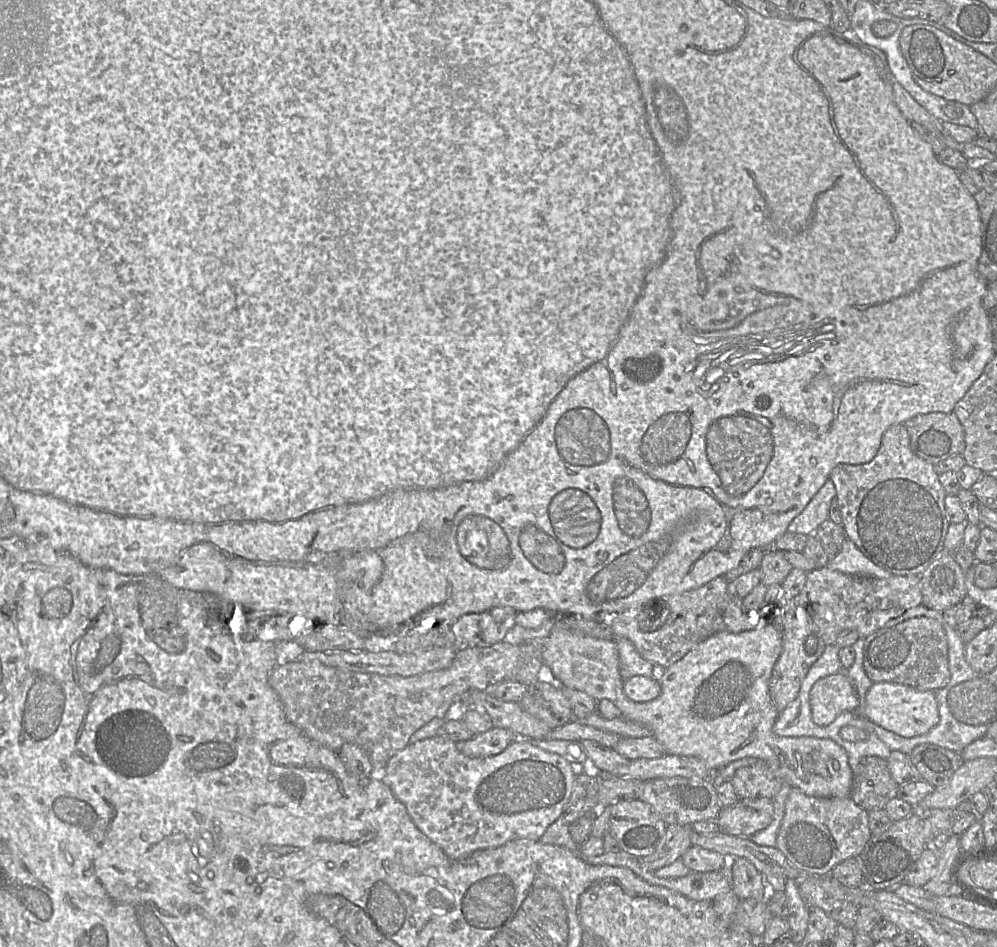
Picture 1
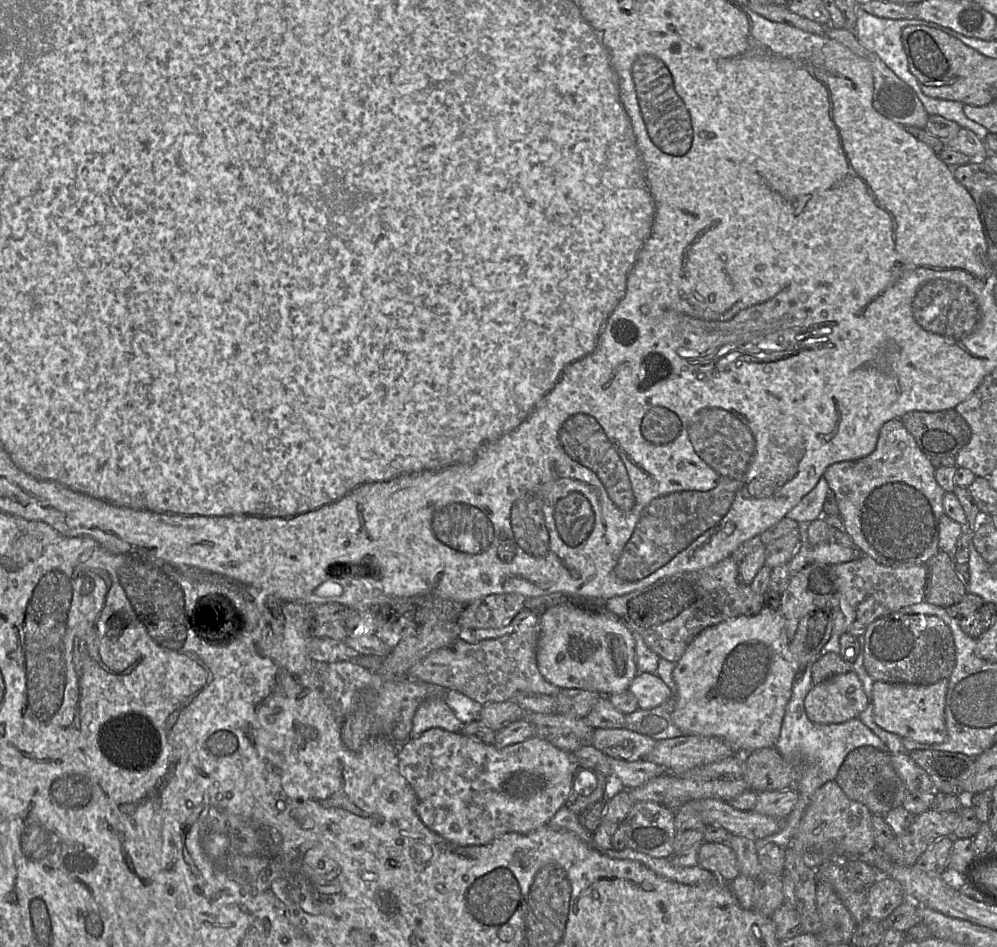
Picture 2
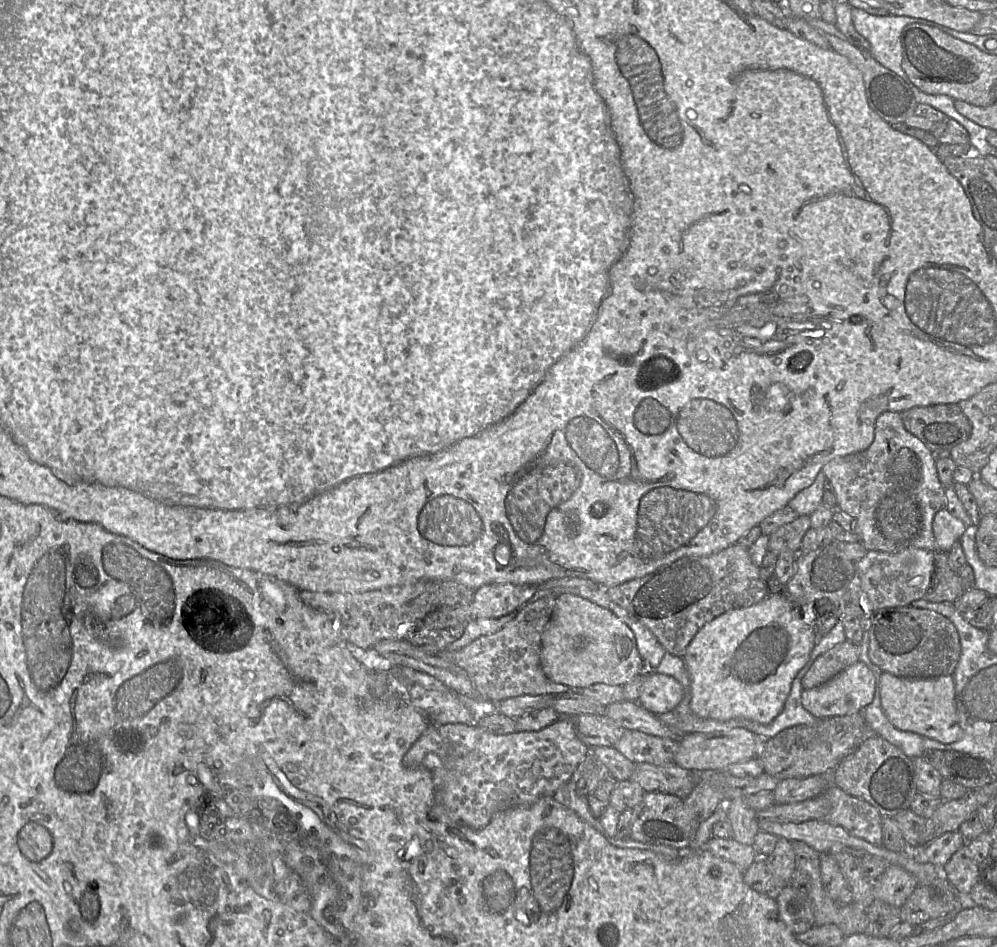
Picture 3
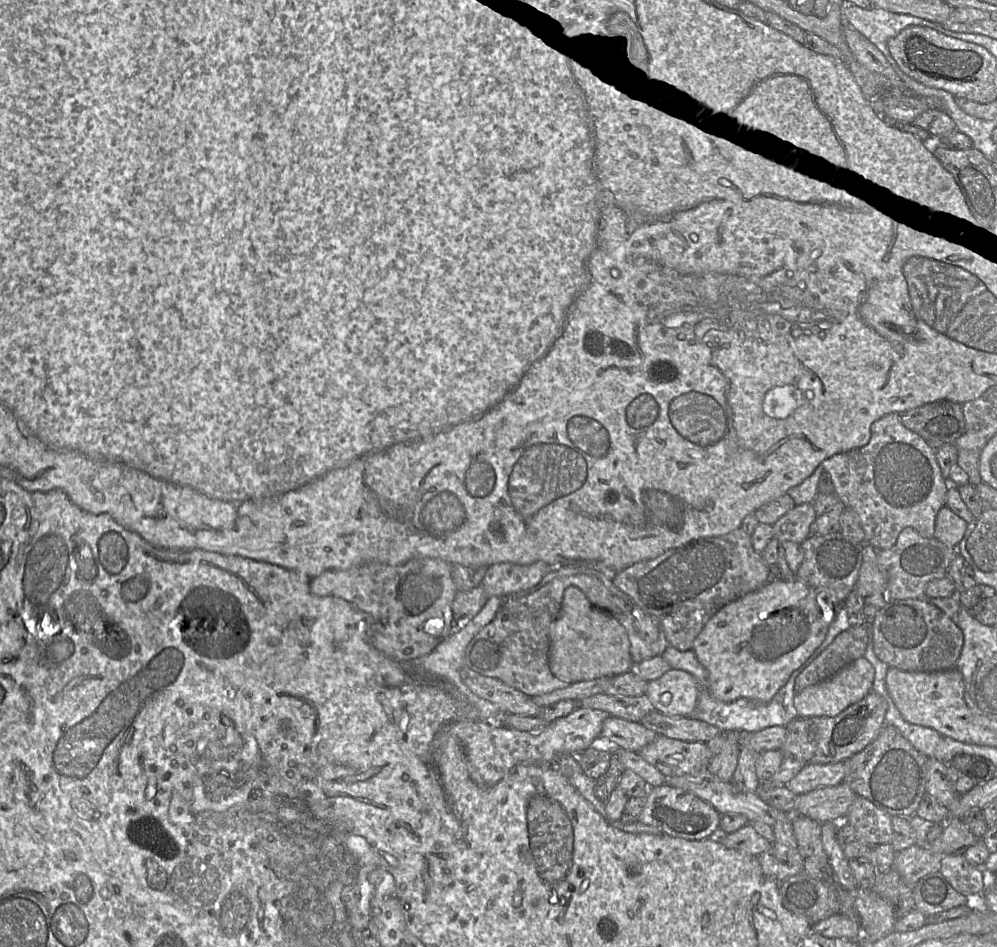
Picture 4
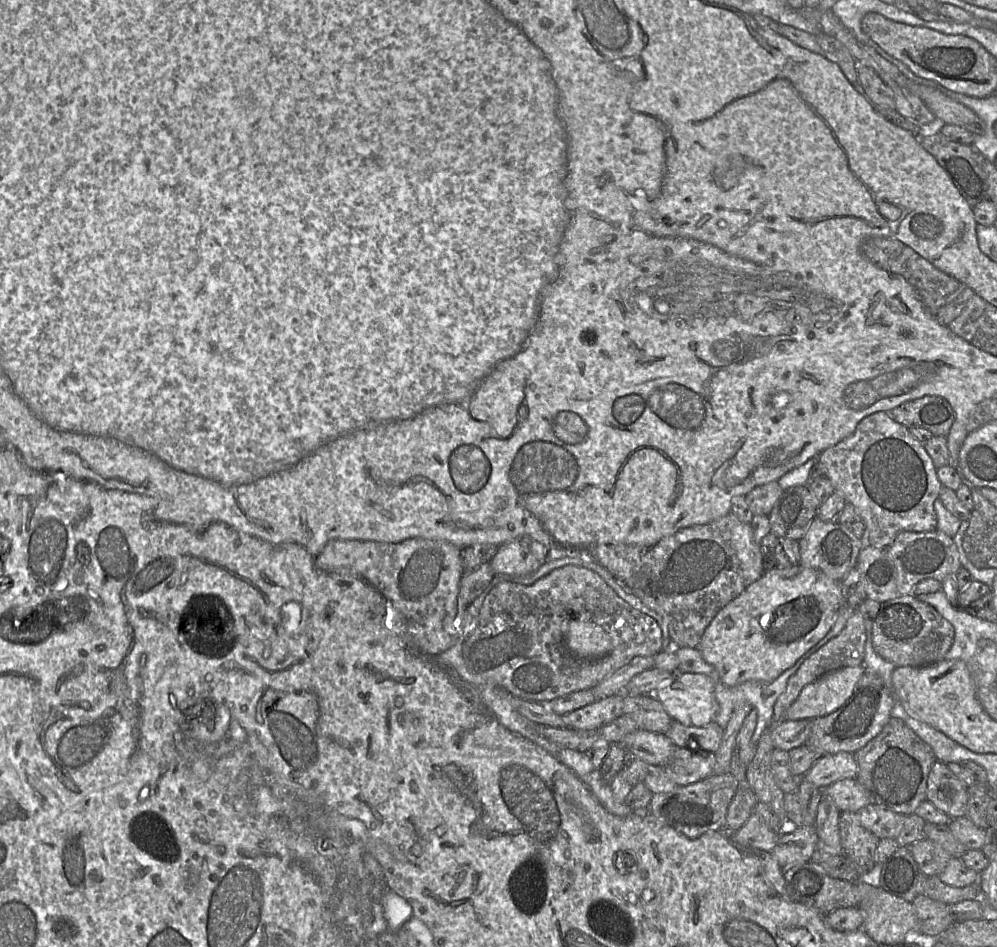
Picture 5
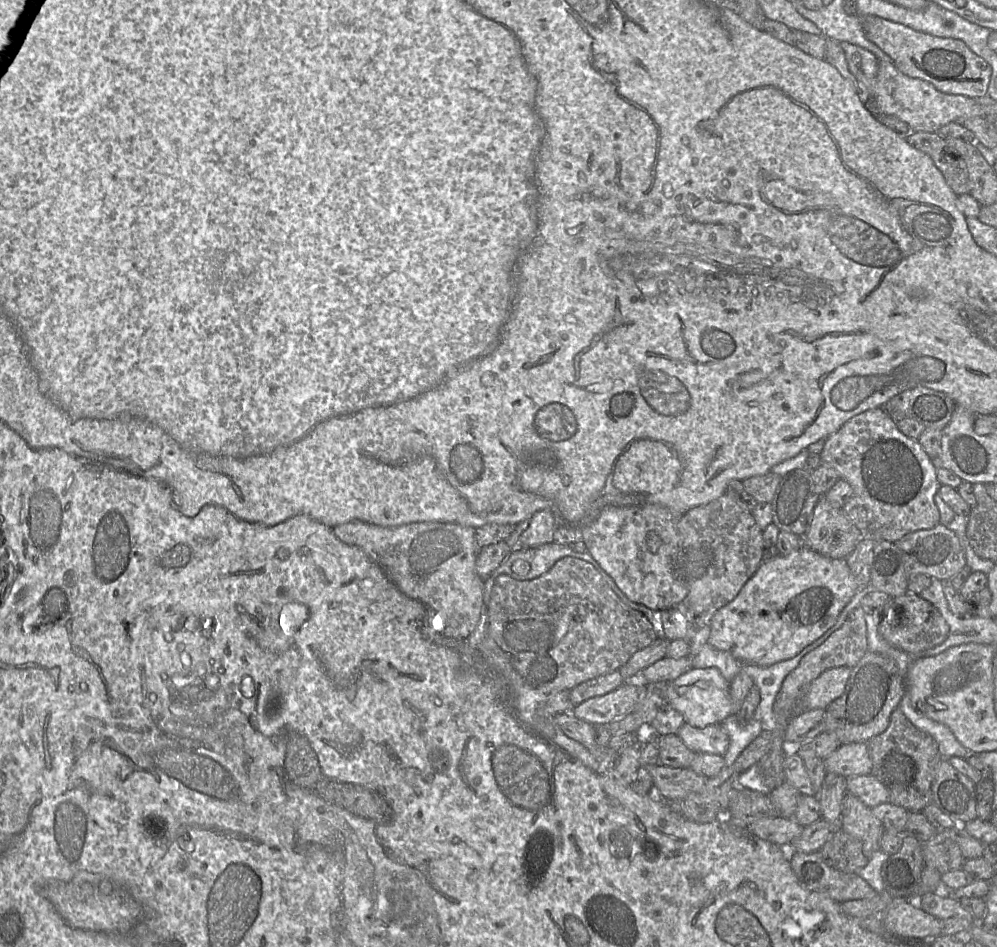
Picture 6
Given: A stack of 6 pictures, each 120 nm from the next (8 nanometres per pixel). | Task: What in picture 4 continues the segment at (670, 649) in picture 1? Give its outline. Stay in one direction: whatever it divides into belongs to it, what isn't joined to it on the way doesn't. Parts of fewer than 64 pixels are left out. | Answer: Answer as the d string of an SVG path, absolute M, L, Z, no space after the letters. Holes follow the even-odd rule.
M738 528L725 535L691 540L656 558L635 563L615 573L612 581L657 622L670 646L687 651L718 610L769 581L769 567L754 550L751 535Z

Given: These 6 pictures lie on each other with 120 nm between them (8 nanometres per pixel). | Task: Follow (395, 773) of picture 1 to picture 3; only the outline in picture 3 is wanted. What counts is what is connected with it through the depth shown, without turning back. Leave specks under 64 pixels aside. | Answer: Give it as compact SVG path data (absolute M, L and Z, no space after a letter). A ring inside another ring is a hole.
M560 717L556 722L539 730L514 732L505 735L493 734L476 724L444 724L430 725L425 732L417 739L410 749L403 756L402 763L404 767L413 769L418 766L428 769L435 782L435 794L432 805L429 809L429 818L434 821L440 821L447 824L461 824L474 830L484 828L491 819L499 812L518 806L526 806L537 802L542 797L553 796L563 784L570 781L577 765L589 754L590 747L583 743L577 736L575 724L572 717Z

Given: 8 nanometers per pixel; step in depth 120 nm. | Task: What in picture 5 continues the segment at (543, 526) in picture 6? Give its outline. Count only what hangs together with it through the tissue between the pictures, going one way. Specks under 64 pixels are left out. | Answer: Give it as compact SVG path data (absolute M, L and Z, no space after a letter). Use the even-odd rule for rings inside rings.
M521 536L498 547L498 551L489 562L496 575L508 575L511 577L528 575L535 572L547 561L550 545L545 545L529 536Z

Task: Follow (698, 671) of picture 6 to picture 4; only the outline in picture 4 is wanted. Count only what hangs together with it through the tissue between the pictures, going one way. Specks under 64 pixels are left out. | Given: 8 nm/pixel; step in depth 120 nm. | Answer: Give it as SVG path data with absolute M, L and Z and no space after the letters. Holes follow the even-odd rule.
M670 669L651 681L645 692L654 710L666 716L692 717L700 691L697 680L688 672Z

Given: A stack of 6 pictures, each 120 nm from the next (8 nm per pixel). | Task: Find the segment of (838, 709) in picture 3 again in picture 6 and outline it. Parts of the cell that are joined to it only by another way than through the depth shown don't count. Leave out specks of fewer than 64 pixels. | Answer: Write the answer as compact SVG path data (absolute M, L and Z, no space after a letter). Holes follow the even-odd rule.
M837 667L824 671L815 679L803 699L803 710L826 709L844 691L851 674L849 667Z

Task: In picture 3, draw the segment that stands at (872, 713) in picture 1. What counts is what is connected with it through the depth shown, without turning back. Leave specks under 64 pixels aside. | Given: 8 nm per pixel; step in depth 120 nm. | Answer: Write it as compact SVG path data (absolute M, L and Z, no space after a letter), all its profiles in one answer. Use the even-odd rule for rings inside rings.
M882 672L880 699L885 715L899 730L914 732L945 744L959 741L964 736L956 711L953 675L906 678Z

